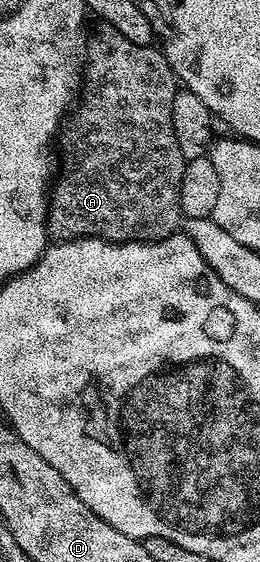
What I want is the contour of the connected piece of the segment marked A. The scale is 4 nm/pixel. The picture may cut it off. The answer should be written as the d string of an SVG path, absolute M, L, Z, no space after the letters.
M101 23L98 28L85 44L84 83L76 104L77 112L75 107L60 136L65 150L65 172L58 179L56 176L49 192L47 231L57 241L96 237L106 241L154 243L178 234L183 223L179 193L187 160L179 149L179 141L175 141L171 117L179 83L164 50L157 48L156 51L153 45L135 45L110 23Z

